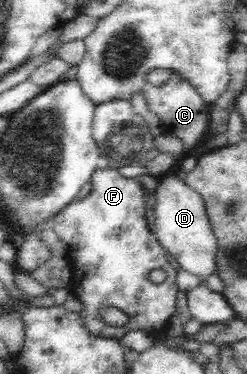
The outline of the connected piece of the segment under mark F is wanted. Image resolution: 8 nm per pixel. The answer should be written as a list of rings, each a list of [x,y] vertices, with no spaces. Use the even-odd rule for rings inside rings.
[[[98,168],[91,175],[91,184],[91,192],[82,199],[80,205],[68,204],[52,220],[52,228],[60,241],[68,247],[68,257],[74,267],[72,294],[84,305],[79,318],[83,327],[91,335],[118,339],[128,331],[142,329],[152,333],[154,330],[164,329],[170,324],[169,320],[176,310],[176,293],[179,290],[176,284],[177,270],[166,258],[167,249],[160,243],[154,230],[148,228],[146,224],[148,211],[144,206],[144,196],[147,190],[138,180],[124,177],[118,170],[110,168]],[[153,269],[166,271],[167,277],[162,283],[154,283],[148,278]],[[106,307],[122,308],[128,315],[128,323],[122,327],[112,327],[104,323],[100,318],[100,311]]]

